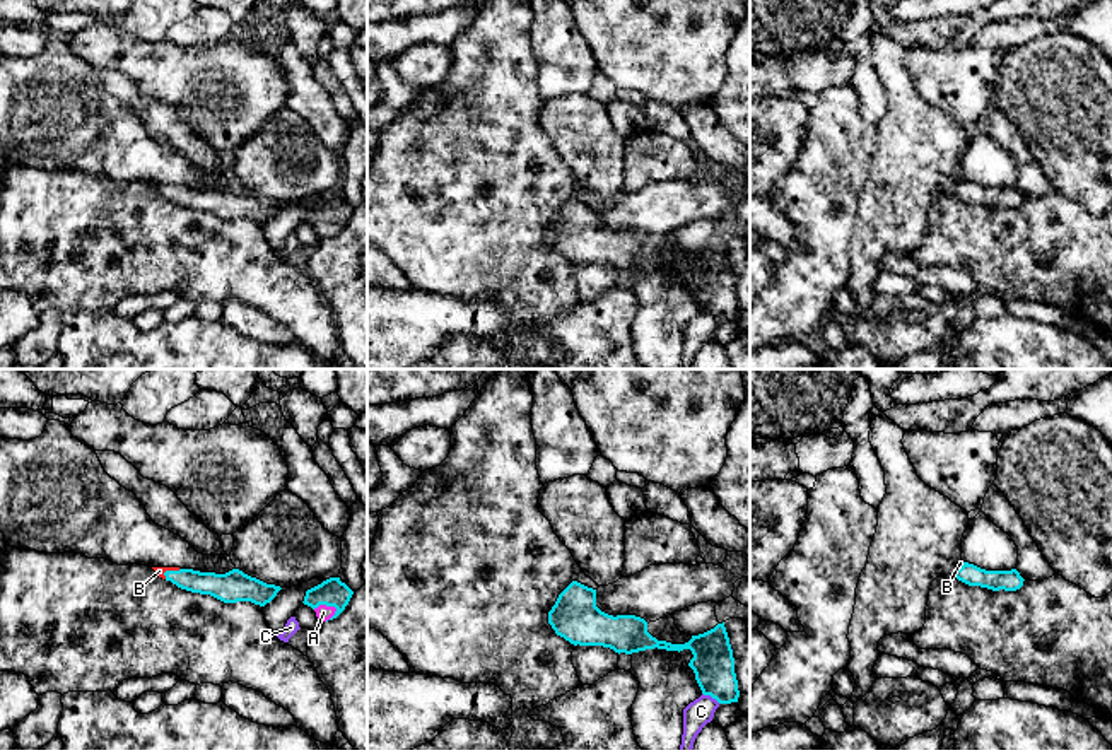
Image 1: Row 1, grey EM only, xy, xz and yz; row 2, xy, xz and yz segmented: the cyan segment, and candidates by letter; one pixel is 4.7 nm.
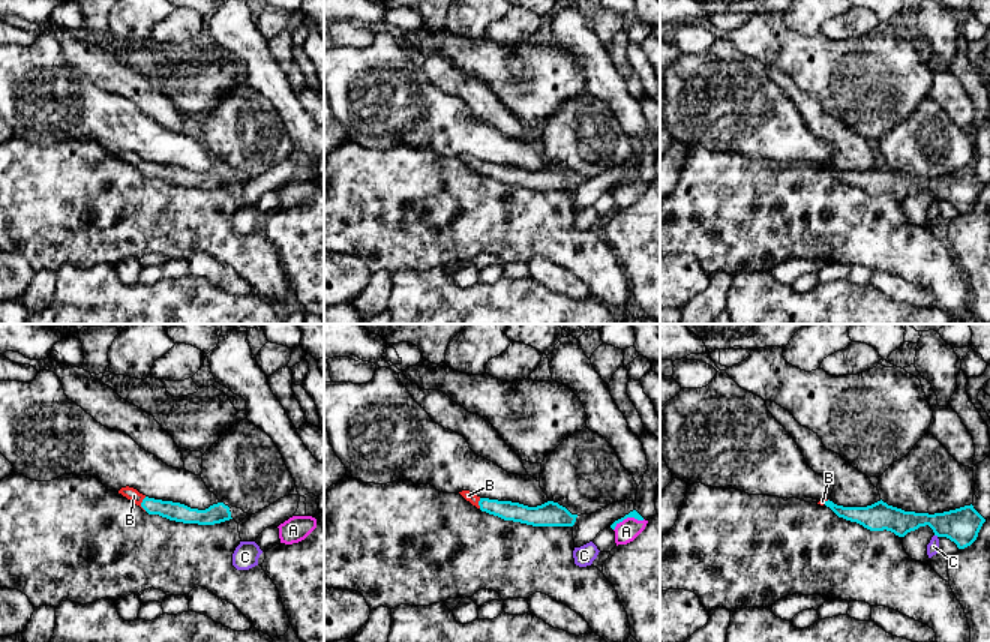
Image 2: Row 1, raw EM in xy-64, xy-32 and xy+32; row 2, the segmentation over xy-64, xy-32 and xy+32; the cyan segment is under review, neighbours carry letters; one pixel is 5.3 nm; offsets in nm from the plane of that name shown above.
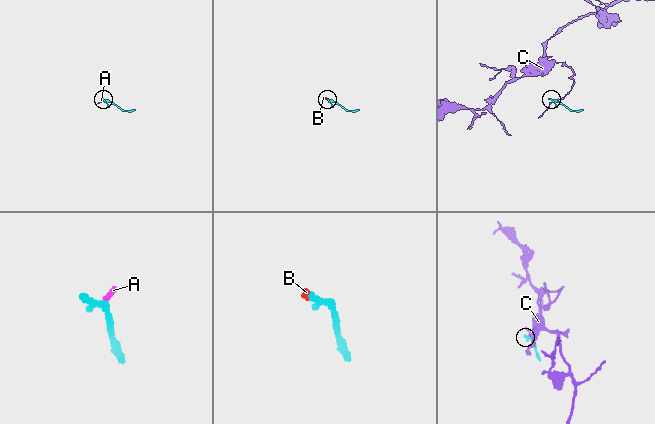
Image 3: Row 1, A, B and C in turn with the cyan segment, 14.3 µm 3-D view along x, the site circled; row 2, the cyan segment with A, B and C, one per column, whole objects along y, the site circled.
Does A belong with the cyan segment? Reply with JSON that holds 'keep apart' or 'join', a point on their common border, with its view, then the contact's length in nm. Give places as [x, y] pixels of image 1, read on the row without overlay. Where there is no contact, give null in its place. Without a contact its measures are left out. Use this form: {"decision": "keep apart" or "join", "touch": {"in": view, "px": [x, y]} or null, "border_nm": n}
{"decision": "join", "touch": {"in": "xy", "px": [325, 221]}, "border_nm": 120}

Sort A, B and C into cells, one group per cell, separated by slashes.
A B / C

